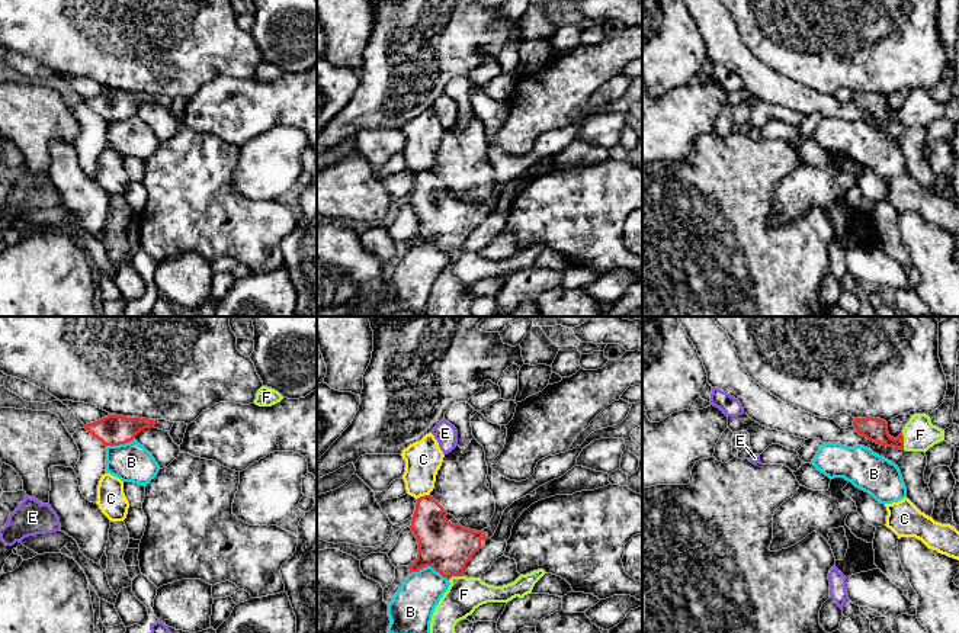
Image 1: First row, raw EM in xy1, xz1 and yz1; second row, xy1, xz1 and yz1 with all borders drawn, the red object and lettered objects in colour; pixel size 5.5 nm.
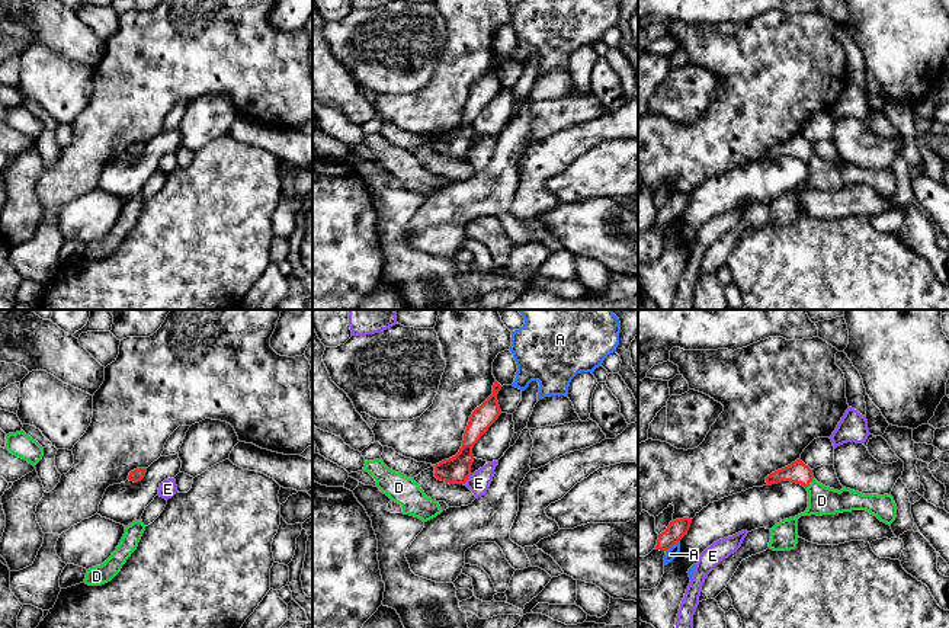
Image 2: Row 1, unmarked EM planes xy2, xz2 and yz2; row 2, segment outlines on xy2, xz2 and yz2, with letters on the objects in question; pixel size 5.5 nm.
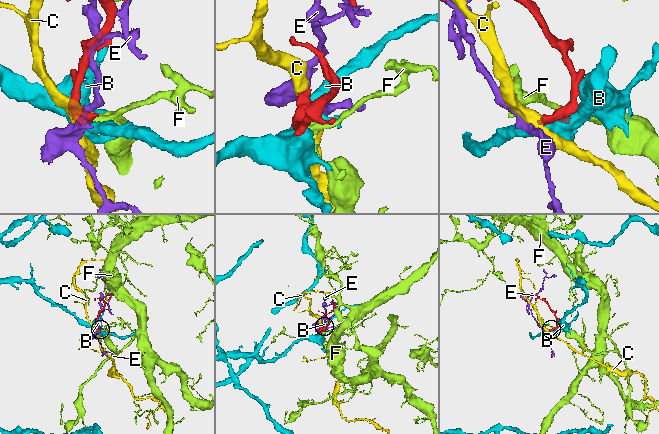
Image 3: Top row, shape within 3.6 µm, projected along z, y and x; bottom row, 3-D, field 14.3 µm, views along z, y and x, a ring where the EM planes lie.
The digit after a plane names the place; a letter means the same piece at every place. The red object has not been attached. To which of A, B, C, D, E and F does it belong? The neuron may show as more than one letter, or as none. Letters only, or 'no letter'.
F

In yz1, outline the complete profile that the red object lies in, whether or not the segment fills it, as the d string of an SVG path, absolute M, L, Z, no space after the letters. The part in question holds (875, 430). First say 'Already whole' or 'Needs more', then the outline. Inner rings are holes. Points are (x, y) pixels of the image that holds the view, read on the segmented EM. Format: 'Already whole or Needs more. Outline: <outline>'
Needs more. Outline: M914 414L905 424L902 433L894 438L888 433L888 422L881 418L854 418L854 430L867 440L905 452L927 452L944 440L944 430L931 424L926 414Z

